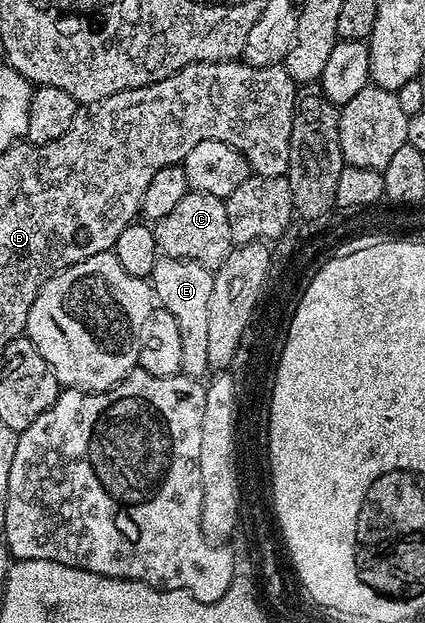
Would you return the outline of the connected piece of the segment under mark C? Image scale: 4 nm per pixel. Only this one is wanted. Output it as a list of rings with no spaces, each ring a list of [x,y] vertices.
[[[189,190],[188,194],[182,197],[182,201],[174,205],[171,213],[155,220],[154,230],[156,250],[161,256],[189,259],[209,269],[221,267],[234,246],[224,200],[201,191]]]

